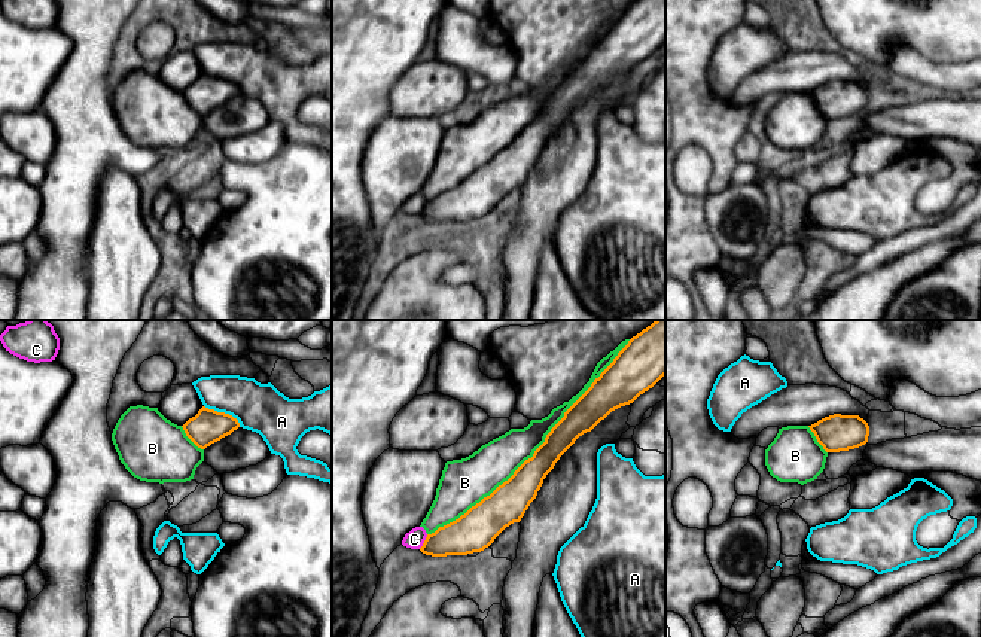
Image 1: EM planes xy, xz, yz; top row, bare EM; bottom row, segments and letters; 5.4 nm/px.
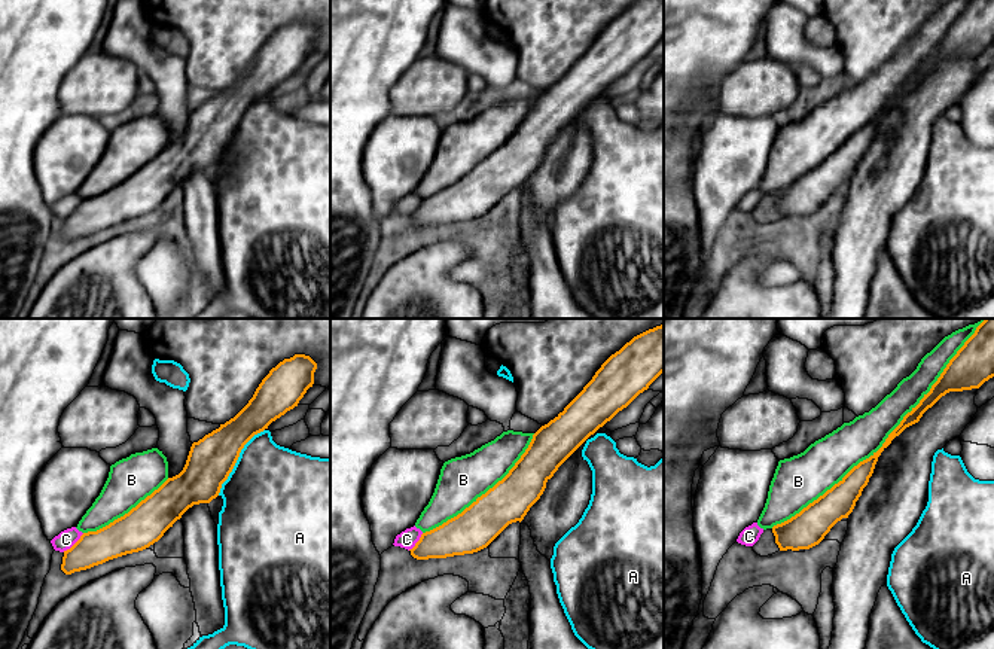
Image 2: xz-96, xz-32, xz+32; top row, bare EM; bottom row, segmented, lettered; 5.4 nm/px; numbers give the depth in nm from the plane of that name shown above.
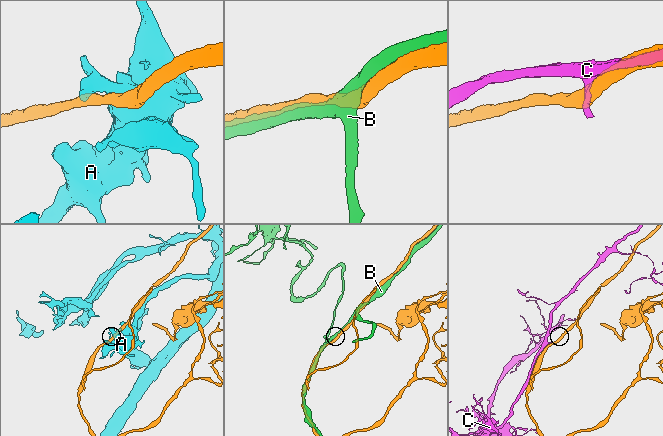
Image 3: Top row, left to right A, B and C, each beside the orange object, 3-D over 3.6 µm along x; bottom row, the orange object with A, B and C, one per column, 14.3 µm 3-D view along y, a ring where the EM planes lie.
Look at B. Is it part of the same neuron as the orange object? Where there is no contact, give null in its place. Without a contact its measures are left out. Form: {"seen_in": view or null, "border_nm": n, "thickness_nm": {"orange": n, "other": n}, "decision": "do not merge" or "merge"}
{"seen_in": "xz", "border_nm": 1500, "thickness_nm": {"orange": 180, "other": 220}, "decision": "merge"}

